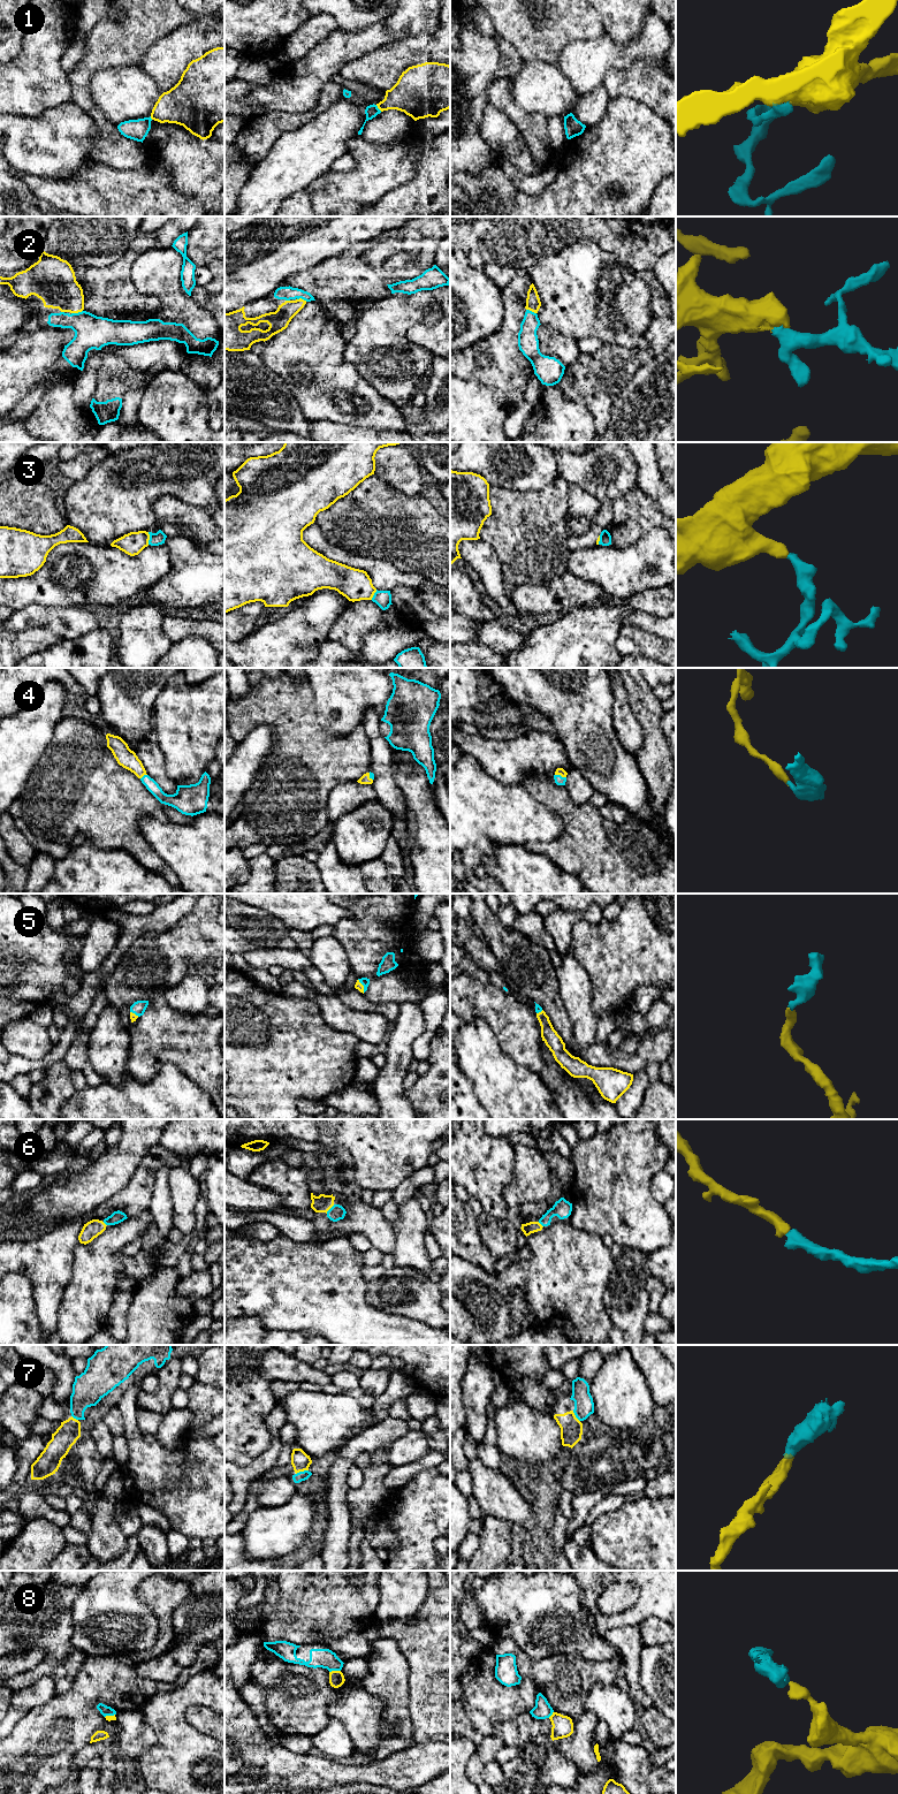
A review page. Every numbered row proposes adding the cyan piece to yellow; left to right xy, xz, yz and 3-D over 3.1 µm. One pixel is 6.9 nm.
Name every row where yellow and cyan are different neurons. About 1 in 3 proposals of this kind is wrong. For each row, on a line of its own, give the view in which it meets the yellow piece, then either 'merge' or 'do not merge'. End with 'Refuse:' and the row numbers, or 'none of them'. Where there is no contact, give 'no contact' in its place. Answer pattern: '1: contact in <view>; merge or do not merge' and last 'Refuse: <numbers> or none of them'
1: contact in xz; do not merge
2: contact in xy; merge
3: contact in xy; do not merge
4: contact in yz; merge
5: contact in xz; merge
6: contact in xz; merge
7: contact in xz; merge
8: contact in xz; do not merge
Refuse: 1, 3, 8

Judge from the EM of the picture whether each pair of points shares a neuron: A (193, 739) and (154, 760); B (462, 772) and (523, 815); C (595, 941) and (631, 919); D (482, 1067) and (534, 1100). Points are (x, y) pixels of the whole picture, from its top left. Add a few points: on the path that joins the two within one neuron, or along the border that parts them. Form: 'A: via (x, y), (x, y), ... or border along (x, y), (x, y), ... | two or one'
A: border along (155, 743), (161, 752), (165, 770), (173, 781) | two
B: via (477, 787), (503, 813), (508, 814) | one
C: via (604, 941), (609, 941), (622, 928) | one
D: via (495, 1077), (518, 1100), (522, 1100) | one

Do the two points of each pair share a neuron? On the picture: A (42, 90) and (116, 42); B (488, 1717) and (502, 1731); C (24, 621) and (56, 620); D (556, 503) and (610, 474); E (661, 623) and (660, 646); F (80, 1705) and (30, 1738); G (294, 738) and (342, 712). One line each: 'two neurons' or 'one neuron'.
A: two neurons
B: two neurons
C: one neuron
D: two neurons
E: two neurons
F: one neuron
G: two neurons

